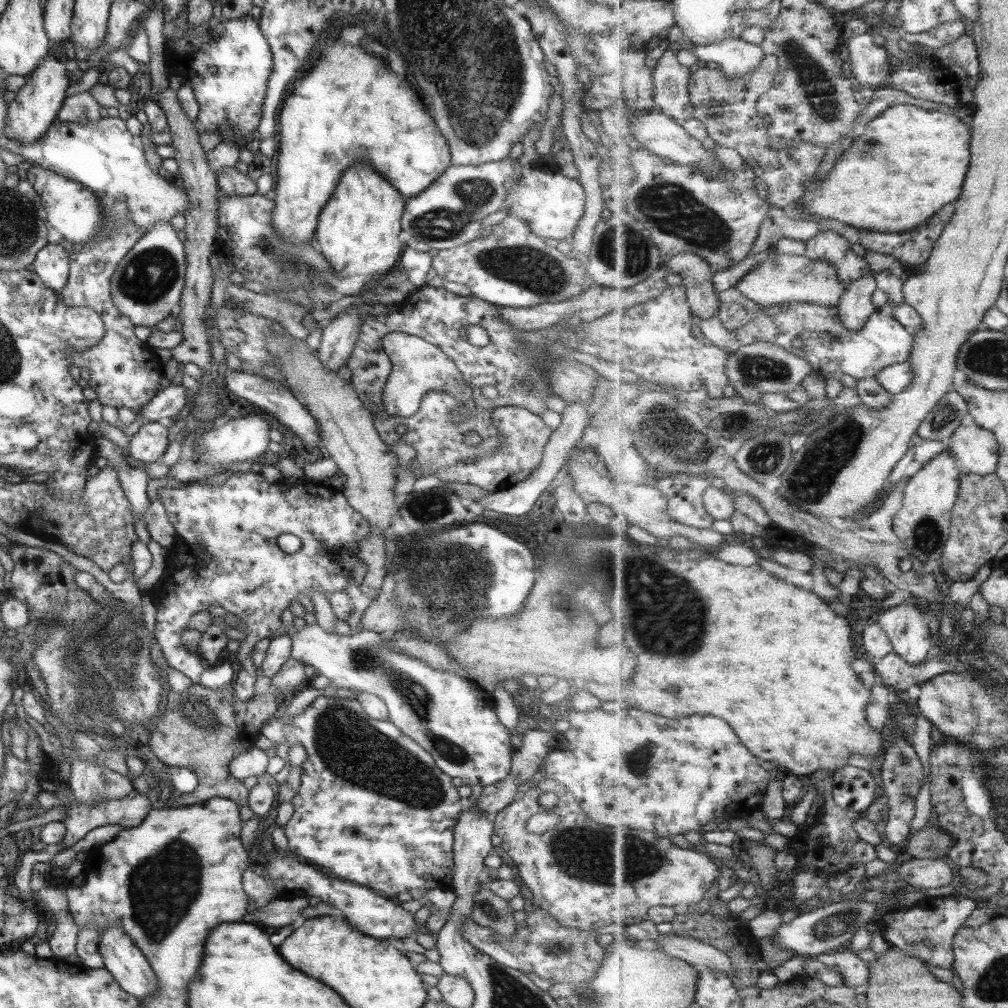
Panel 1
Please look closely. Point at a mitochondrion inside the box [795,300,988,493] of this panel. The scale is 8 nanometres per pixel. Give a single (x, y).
(948, 412)

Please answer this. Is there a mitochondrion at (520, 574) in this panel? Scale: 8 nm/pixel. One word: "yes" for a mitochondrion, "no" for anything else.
no

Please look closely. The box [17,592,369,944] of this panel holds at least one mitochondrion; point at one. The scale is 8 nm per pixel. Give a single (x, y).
(119, 652)

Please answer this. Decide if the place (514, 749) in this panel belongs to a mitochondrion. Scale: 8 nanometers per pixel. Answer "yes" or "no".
no

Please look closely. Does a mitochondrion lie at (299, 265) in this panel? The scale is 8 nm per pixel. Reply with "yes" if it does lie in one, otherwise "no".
yes

